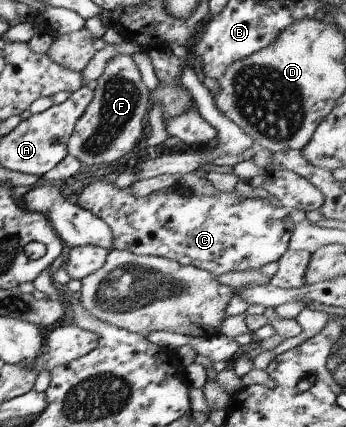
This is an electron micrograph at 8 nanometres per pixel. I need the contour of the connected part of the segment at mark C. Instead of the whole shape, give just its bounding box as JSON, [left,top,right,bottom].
[73,179,294,276]

